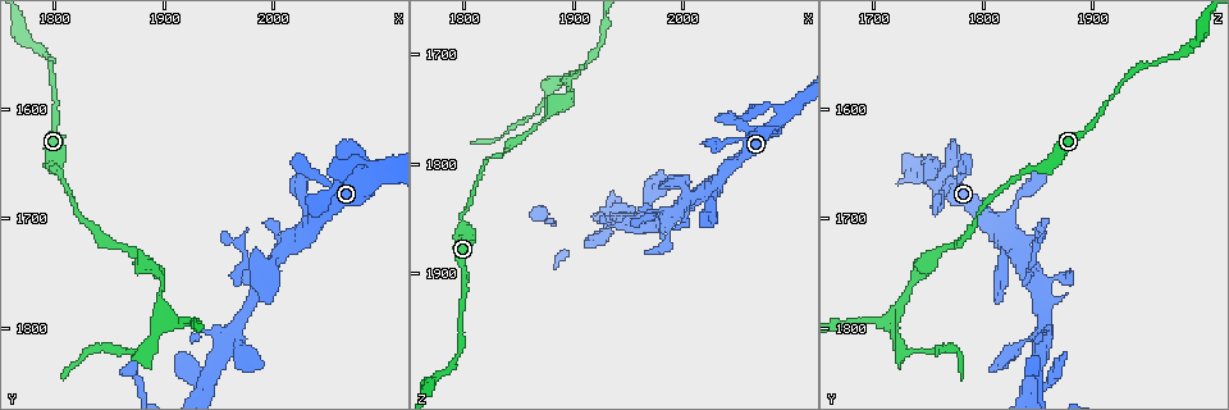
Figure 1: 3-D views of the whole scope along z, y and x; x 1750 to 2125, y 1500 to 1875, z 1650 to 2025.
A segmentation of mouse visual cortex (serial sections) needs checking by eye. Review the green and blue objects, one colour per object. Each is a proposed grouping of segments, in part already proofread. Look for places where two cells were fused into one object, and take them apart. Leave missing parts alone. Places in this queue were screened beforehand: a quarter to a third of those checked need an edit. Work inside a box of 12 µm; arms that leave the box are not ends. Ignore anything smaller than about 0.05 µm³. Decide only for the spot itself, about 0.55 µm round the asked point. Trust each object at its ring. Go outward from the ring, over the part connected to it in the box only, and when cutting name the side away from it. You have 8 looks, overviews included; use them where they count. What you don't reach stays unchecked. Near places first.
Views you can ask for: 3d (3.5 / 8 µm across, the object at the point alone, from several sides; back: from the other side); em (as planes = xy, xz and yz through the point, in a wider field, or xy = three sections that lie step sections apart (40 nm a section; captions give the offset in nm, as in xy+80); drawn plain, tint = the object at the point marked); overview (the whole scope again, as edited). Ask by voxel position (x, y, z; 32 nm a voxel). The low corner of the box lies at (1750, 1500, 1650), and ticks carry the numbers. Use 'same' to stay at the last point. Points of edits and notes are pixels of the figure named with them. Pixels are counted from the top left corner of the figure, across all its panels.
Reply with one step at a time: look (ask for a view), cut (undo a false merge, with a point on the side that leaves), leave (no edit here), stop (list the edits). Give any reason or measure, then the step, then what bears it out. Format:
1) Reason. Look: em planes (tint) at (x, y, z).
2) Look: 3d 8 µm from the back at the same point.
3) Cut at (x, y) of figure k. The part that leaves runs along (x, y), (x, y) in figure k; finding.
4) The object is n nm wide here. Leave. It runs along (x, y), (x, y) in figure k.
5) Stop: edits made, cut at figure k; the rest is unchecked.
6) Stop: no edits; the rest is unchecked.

Thick turns thin. Look: 3d 3.5 µm from the back at (1992, 1744, 1816).

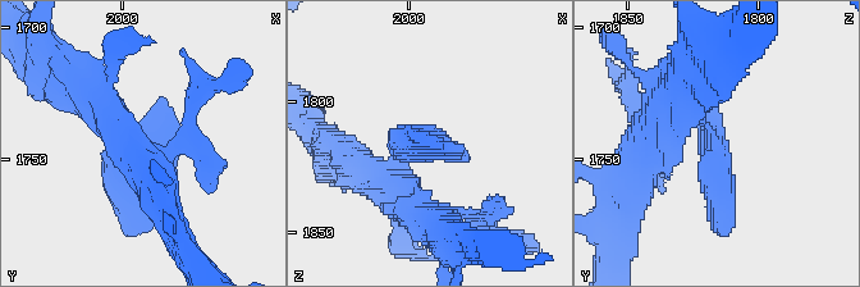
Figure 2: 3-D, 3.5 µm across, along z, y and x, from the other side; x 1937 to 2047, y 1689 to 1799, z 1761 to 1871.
Look: em xy step 1 (tint) at the same point.

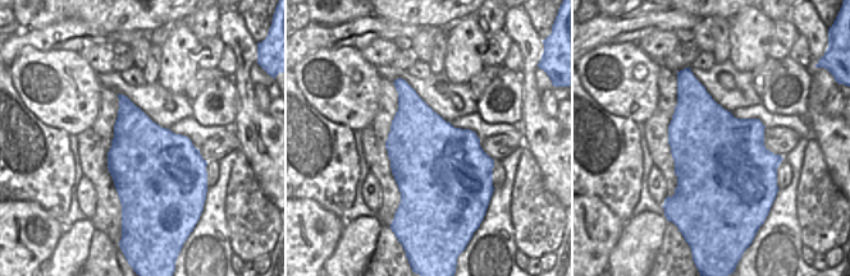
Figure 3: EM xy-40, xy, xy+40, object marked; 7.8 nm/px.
Leave. It runs along (675, 95), (714, 139), (723, 229) in figure 2; all the same cell.

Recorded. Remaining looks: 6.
Thick turns thin. Look: 3d 3.5 µm at (1802, 1652, 1852).

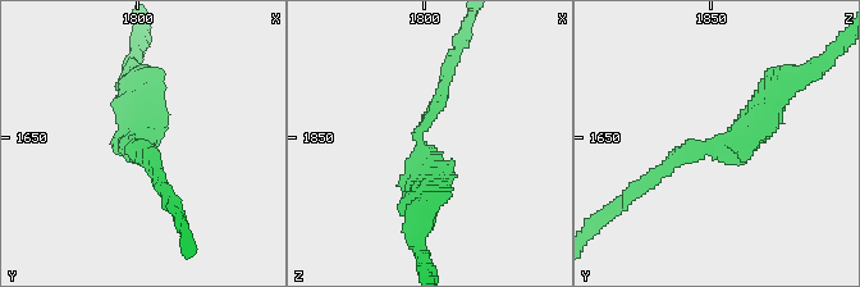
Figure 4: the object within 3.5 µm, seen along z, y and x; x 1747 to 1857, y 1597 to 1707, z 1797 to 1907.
The arms are 150, 400 nm wide. Look: em xy step 5 (tint) at (1800, 1652, 1855).

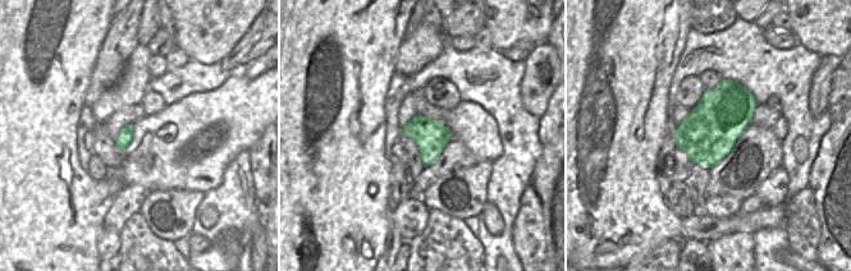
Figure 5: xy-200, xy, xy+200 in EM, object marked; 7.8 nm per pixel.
Leave. It runs along (781, 89), (739, 144), (660, 172) in figure 4; one cell here.

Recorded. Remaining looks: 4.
Branch point. Look: 3d 8 µm at (1896, 1786, 1724).

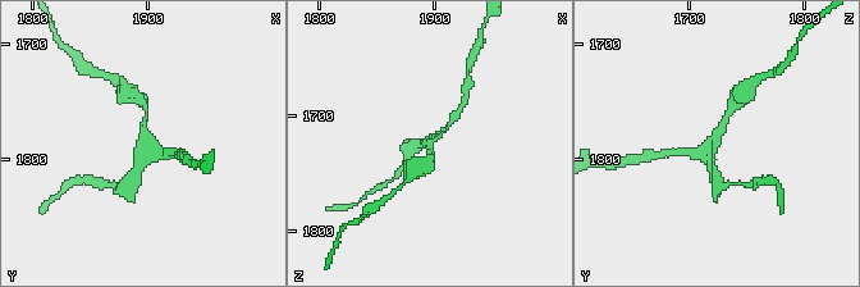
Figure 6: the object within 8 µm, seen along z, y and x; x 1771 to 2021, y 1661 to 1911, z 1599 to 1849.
Zoom in. Look: 3d 3.5 µm at (1896, 1786, 1722).

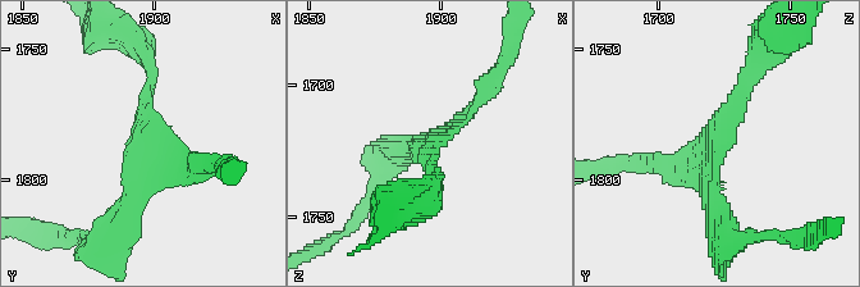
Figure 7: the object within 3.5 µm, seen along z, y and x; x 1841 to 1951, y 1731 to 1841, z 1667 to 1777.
Look: em xy step 1 (tint) at (1894, 1787, 1724).

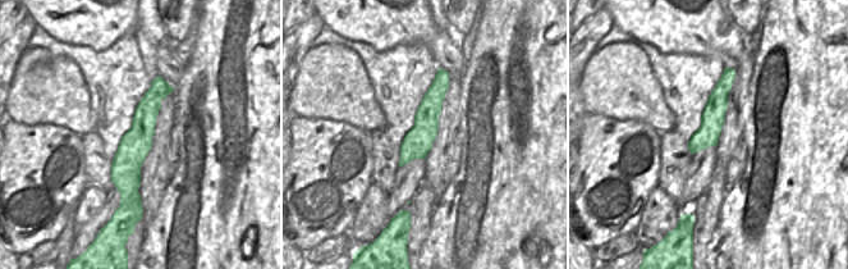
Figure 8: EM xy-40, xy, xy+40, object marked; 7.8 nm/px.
Leave. It runs along (151, 72), (117, 226) in figure 7; continuous, no second cell.

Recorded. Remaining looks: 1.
Stop: no edits; the rest is unchecked.

